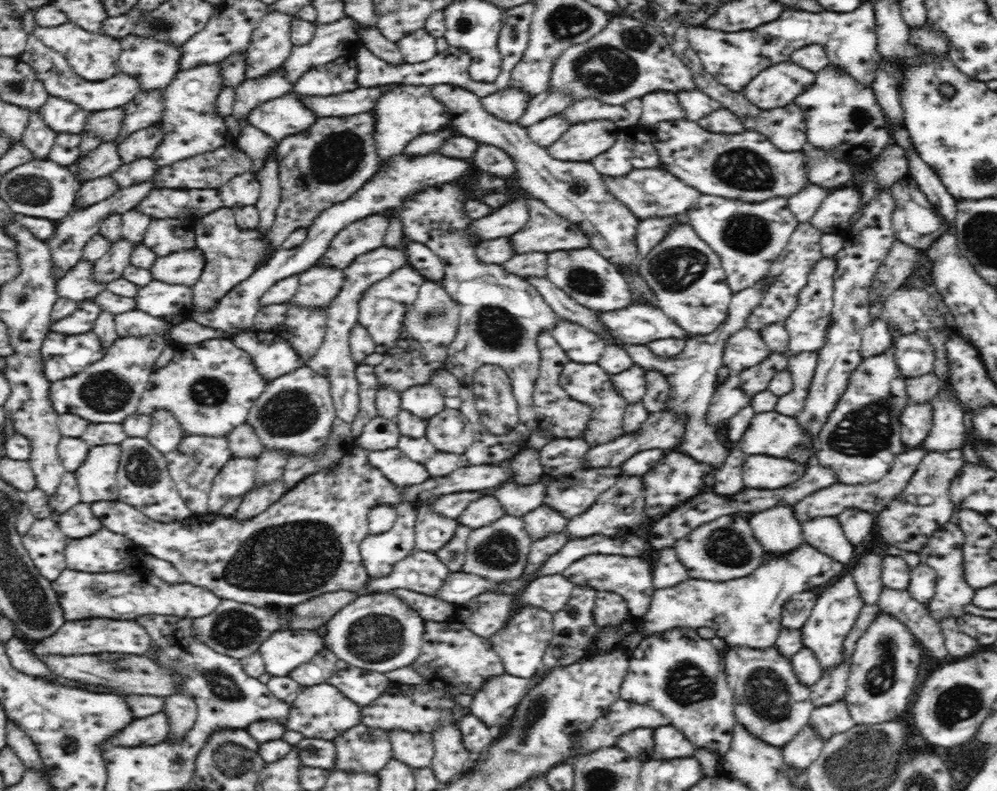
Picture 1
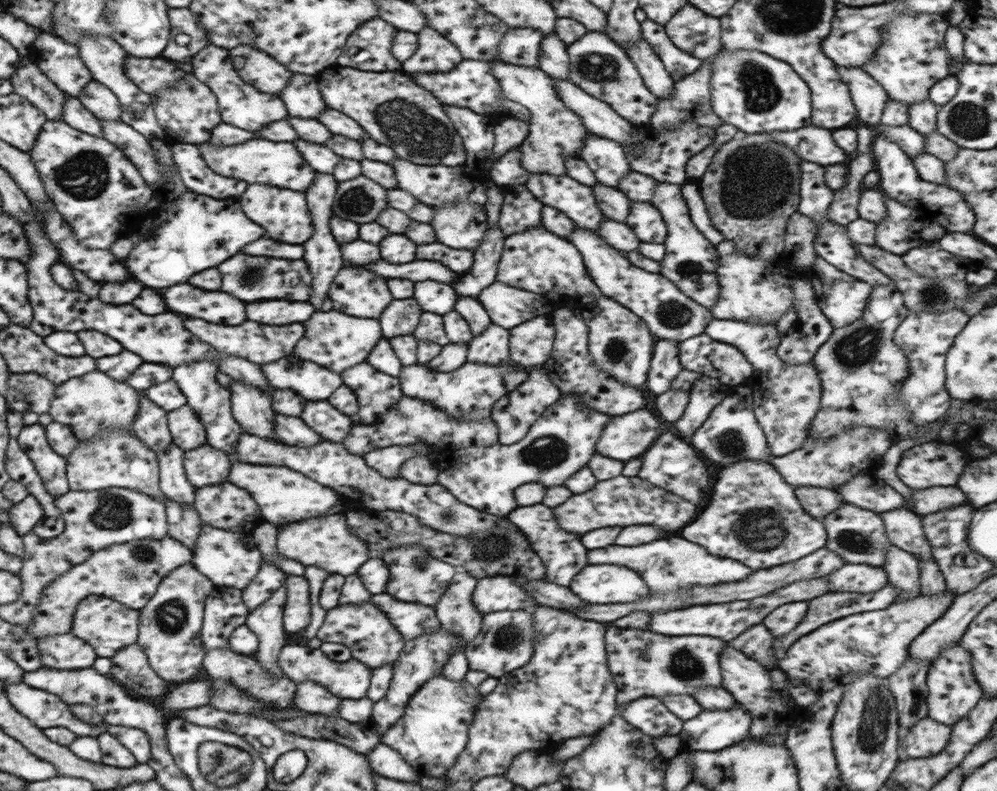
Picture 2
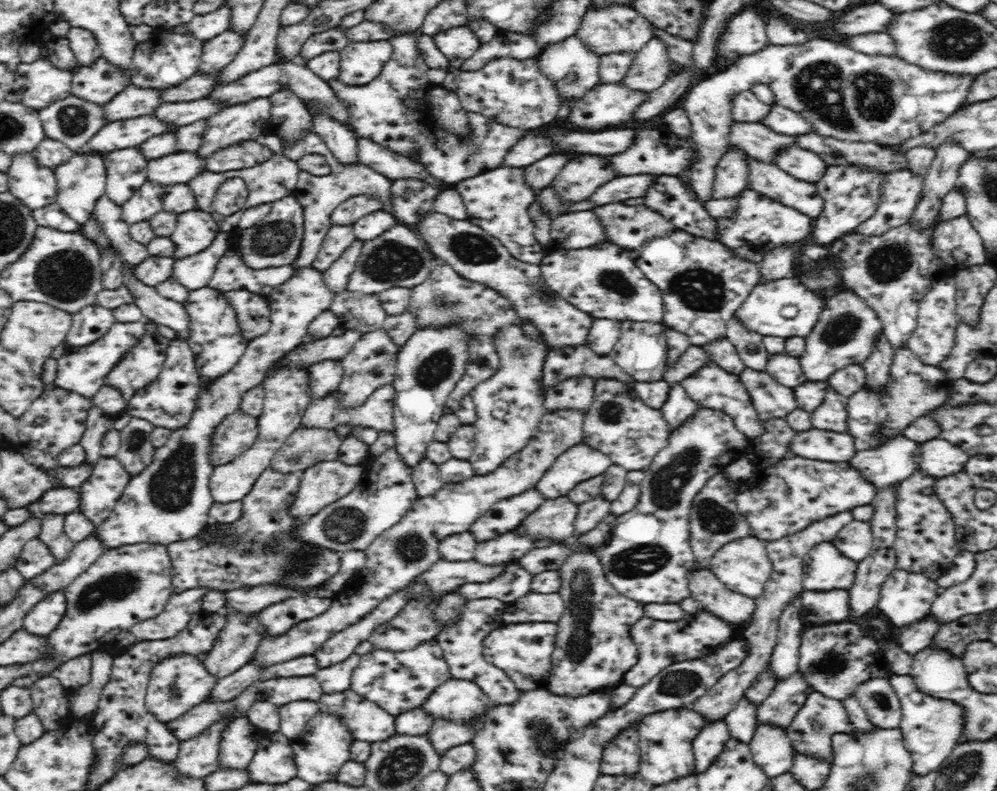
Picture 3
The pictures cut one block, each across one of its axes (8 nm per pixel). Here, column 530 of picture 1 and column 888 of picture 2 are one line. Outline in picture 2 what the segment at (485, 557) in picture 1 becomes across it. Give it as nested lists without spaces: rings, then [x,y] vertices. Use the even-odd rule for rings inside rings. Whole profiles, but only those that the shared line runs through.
[[[842,503],[840,508],[834,512],[829,512],[820,521],[827,530],[825,547],[828,550],[836,552],[850,564],[883,566],[885,552],[892,544],[887,537],[884,521],[878,513],[865,508],[858,508],[853,504]]]

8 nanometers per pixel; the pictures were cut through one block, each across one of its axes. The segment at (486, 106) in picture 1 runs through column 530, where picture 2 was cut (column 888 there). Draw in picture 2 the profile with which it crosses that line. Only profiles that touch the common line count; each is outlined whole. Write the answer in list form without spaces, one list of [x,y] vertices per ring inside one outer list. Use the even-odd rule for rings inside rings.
[[[837,66],[837,71],[848,87],[858,119],[870,125],[878,125],[884,116],[886,101],[890,99],[882,85],[862,67]]]

